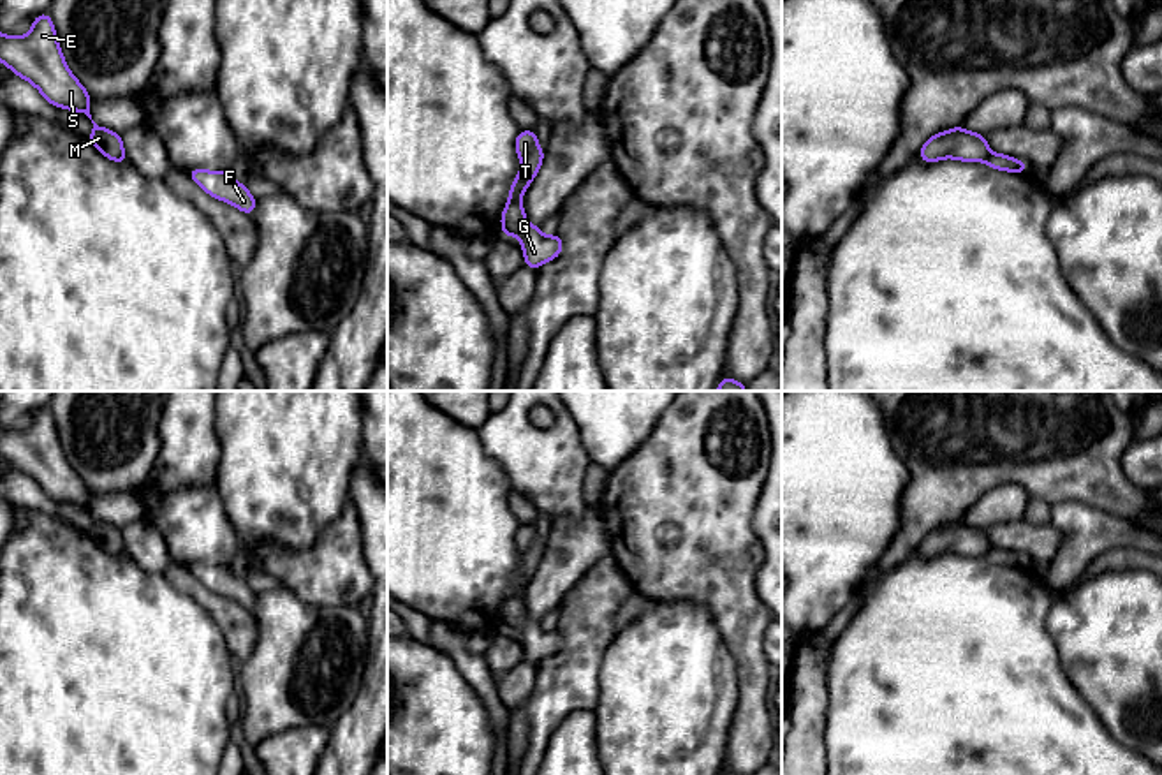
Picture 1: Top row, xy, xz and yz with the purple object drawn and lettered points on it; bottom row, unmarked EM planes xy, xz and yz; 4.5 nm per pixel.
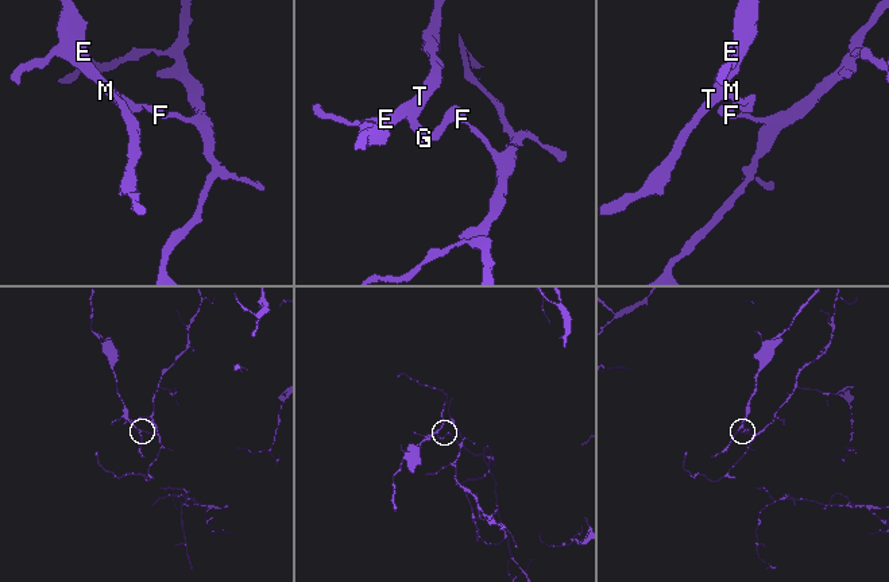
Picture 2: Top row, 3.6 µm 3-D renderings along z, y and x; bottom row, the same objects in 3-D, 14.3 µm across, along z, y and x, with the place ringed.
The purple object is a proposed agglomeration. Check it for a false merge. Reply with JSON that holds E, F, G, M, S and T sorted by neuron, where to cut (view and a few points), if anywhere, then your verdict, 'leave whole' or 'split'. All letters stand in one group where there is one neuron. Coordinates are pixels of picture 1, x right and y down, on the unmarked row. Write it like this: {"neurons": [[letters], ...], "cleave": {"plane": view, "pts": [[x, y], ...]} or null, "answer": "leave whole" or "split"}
{"neurons": [["E", "M", "S", "T"], ["F", "G"]], "cleave": {"plane": "xz", "pts": [[518, 594], [507, 599]]}, "answer": "split"}

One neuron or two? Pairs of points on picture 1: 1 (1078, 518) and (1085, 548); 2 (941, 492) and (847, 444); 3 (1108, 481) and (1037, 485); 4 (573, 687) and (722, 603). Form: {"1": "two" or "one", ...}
{"1": "one", "2": "two", "3": "one", "4": "two"}

